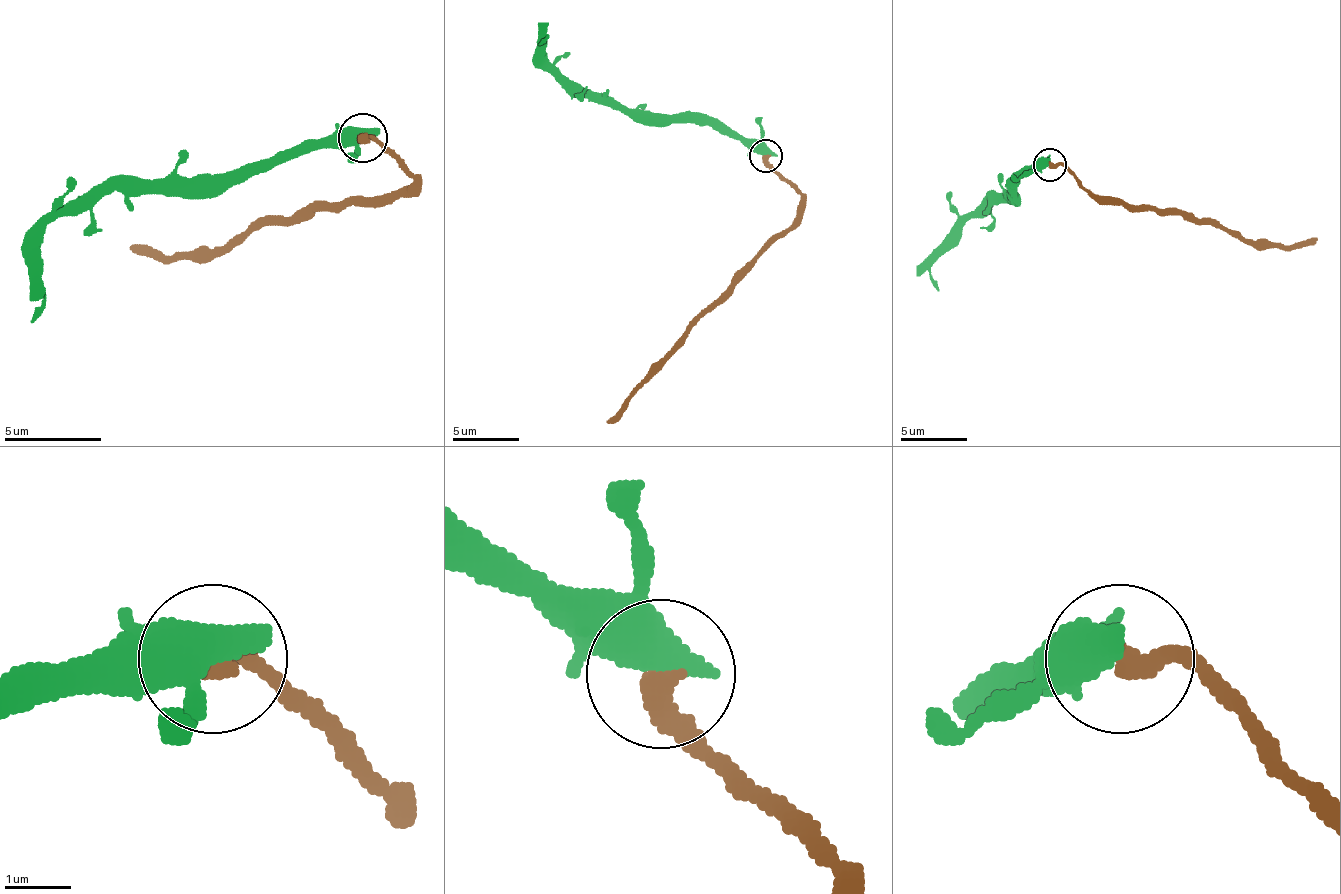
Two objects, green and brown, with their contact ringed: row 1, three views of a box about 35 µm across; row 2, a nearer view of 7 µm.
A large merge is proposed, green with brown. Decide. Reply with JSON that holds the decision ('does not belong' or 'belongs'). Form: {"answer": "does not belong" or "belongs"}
{"answer": "does not belong"}

